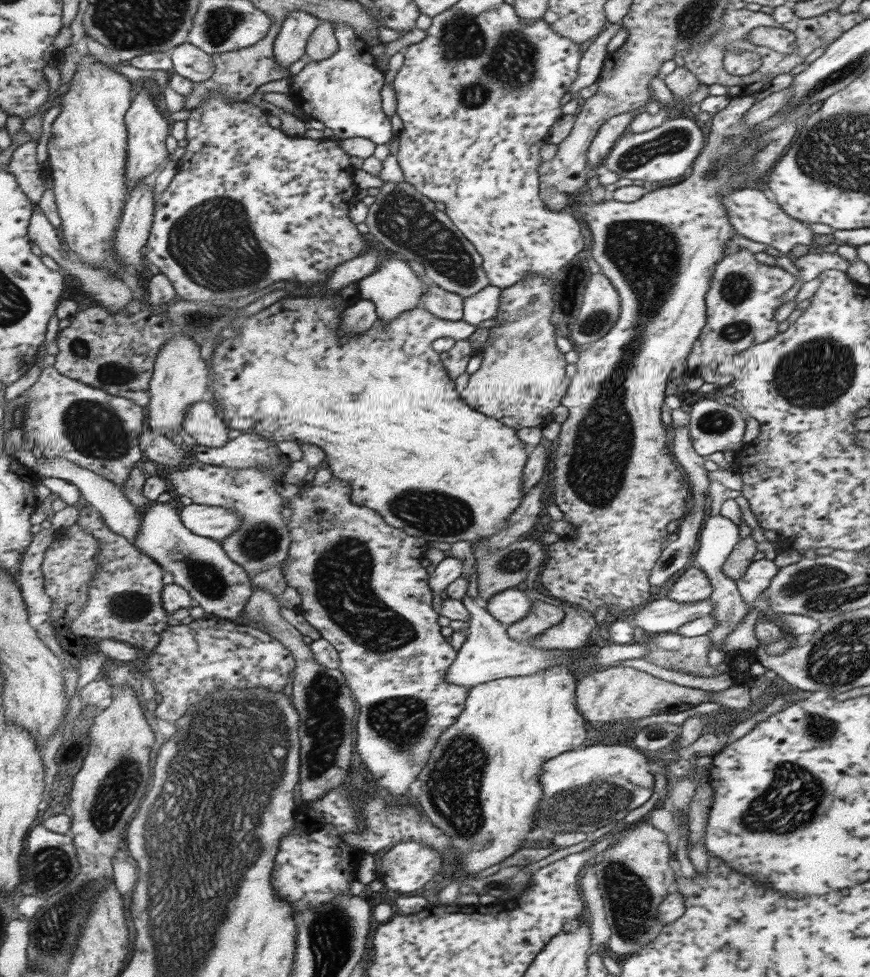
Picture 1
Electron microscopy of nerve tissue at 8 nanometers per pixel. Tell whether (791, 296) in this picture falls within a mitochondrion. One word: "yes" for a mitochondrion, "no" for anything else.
no

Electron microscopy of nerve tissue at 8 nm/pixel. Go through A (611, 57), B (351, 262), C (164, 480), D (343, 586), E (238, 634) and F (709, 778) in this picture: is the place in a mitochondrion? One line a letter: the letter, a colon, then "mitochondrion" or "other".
A: other
B: other
C: other
D: mitochondrion
E: other
F: other

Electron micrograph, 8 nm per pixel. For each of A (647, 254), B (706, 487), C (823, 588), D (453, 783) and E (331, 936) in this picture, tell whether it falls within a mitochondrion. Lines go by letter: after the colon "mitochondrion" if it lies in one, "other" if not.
A: mitochondrion
B: other
C: mitochondrion
D: mitochondrion
E: mitochondrion

